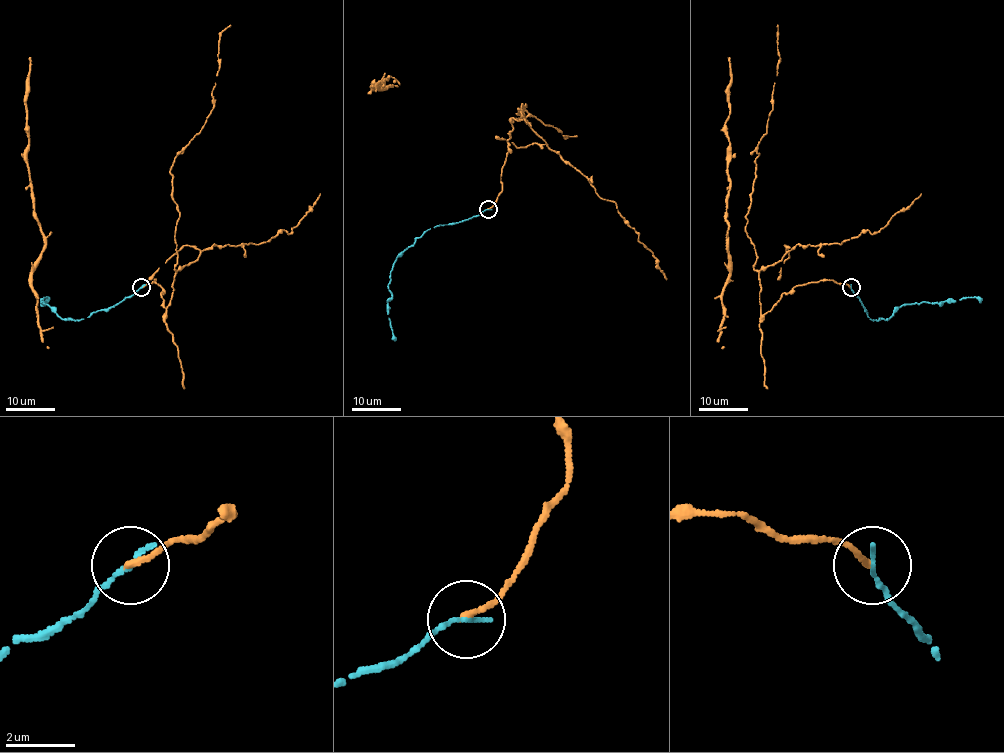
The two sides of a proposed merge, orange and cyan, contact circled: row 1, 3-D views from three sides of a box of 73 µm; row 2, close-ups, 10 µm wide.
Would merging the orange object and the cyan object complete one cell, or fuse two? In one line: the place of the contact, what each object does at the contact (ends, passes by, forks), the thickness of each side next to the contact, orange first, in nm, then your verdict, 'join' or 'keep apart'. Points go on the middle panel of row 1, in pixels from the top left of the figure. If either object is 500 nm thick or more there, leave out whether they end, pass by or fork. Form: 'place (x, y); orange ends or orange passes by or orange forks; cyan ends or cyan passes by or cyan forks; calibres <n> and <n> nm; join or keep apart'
place (488, 209); orange ends; cyan ends; calibres 170 and 140 nm; join

